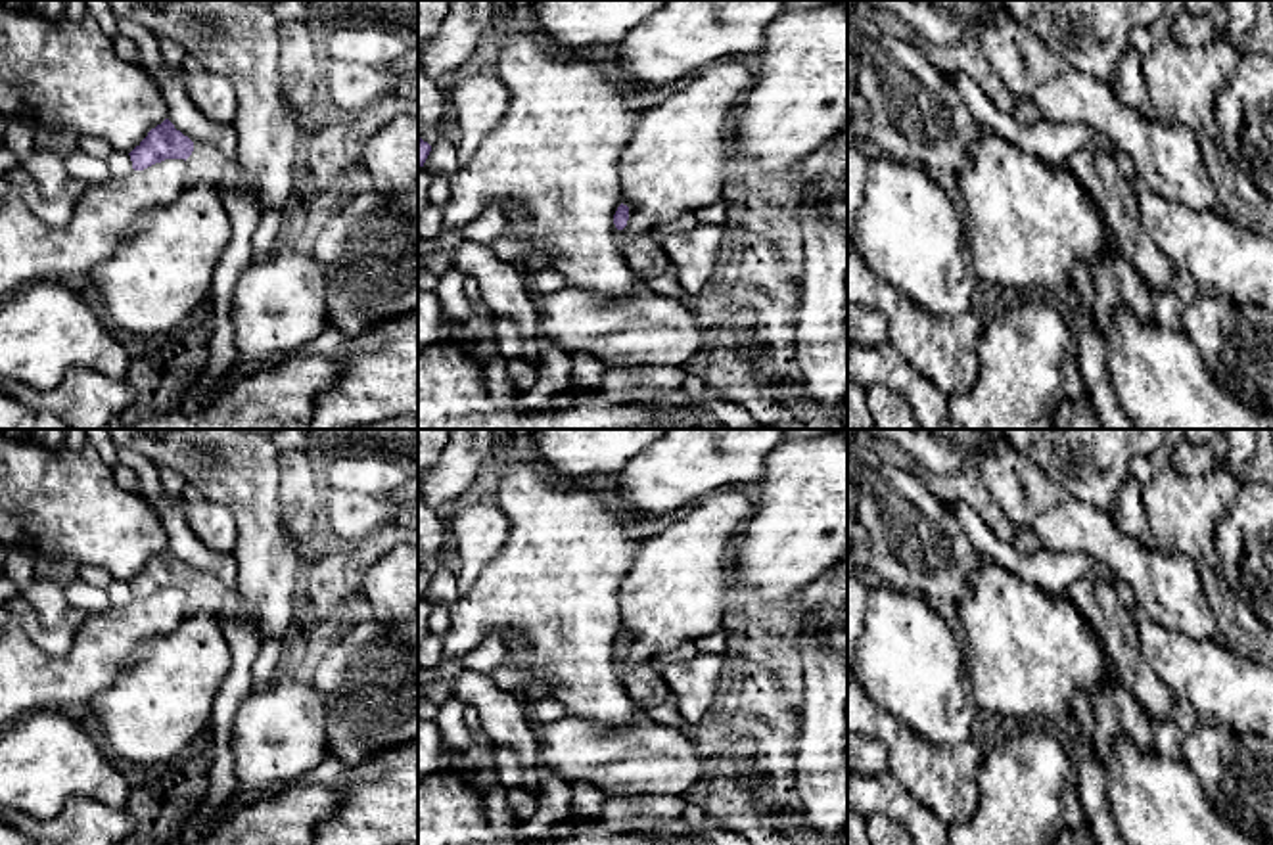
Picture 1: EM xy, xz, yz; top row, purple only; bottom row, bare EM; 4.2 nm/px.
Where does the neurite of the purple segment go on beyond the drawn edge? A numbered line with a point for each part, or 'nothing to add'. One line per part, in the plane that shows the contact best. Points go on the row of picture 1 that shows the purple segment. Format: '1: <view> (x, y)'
1: xy (206, 163)

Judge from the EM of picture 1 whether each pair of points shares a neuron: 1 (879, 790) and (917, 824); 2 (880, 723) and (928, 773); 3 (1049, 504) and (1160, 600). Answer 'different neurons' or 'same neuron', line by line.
1: same neuron
2: same neuron
3: same neuron

